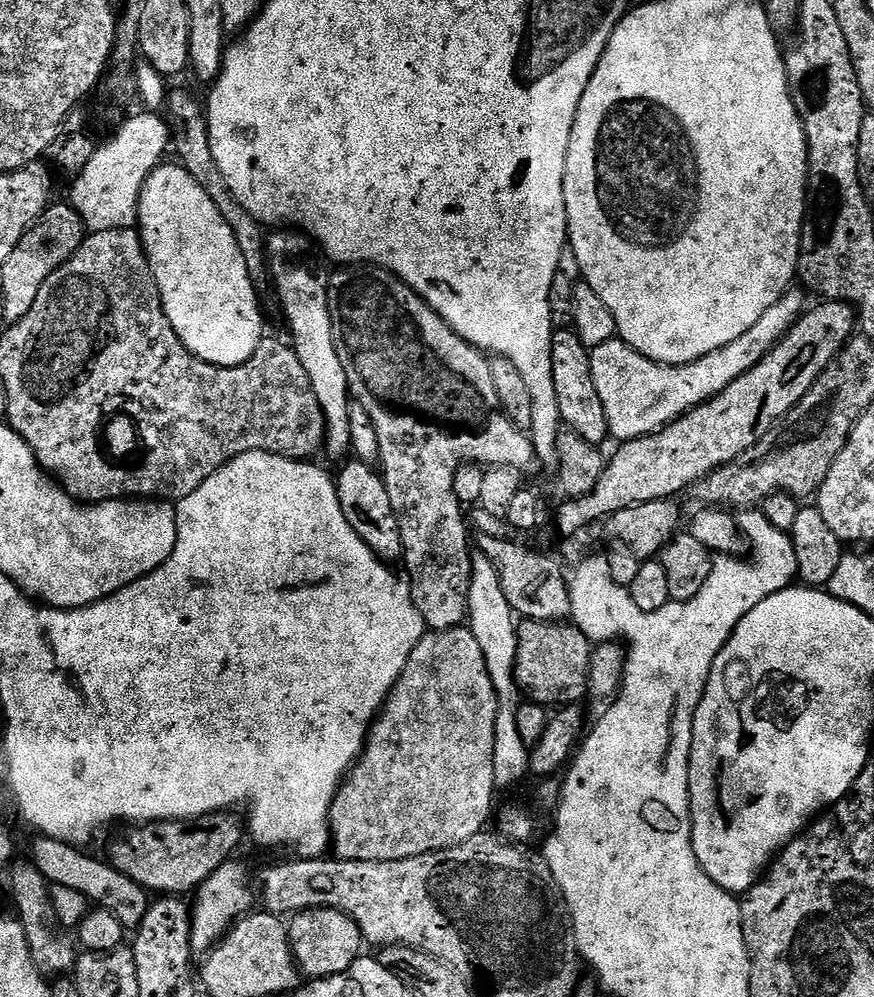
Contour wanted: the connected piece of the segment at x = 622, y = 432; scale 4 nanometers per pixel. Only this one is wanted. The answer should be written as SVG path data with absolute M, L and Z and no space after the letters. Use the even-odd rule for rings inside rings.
M789 290L762 314L762 318L758 318L758 322L754 322L754 326L750 326L750 330L746 330L746 334L742 334L742 338L734 338L734 342L706 354L701 360L679 366L648 360L619 338L591 349L592 377L598 398L602 400L602 410L606 410L609 437L623 442L648 436L699 404L713 400L730 386L730 382L738 382L742 374L758 366L758 362L762 362L762 358L766 358L773 346L795 326L805 308L806 303L796 290Z

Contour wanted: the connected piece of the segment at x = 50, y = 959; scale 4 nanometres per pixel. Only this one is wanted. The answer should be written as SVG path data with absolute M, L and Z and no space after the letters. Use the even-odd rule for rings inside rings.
M28 860L26 862L15 861L8 874L10 874L12 890L16 898L18 919L24 928L24 936L27 938L28 948L36 968L46 976L51 976L50 974L60 976L69 973L78 960L76 942L73 937L72 939L69 937L71 936L69 931L58 922L48 882L40 874L35 863Z

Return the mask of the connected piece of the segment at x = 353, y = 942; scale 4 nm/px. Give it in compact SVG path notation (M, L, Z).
M313 908L310 912L302 912L291 917L288 924L288 943L292 946L292 955L298 965L299 971L308 975L308 978L323 978L336 976L344 972L361 955L360 944L362 937L360 927L338 908Z

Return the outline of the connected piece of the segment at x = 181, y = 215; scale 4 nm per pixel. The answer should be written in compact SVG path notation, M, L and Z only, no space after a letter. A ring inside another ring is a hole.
M161 163L146 178L140 194L138 219L138 231L144 241L144 251L148 253L152 275L156 278L164 313L193 356L218 368L237 368L256 353L266 336L264 316L256 301L256 288L252 285L248 264L240 253L232 224L219 212L210 194L179 163L168 163Z

